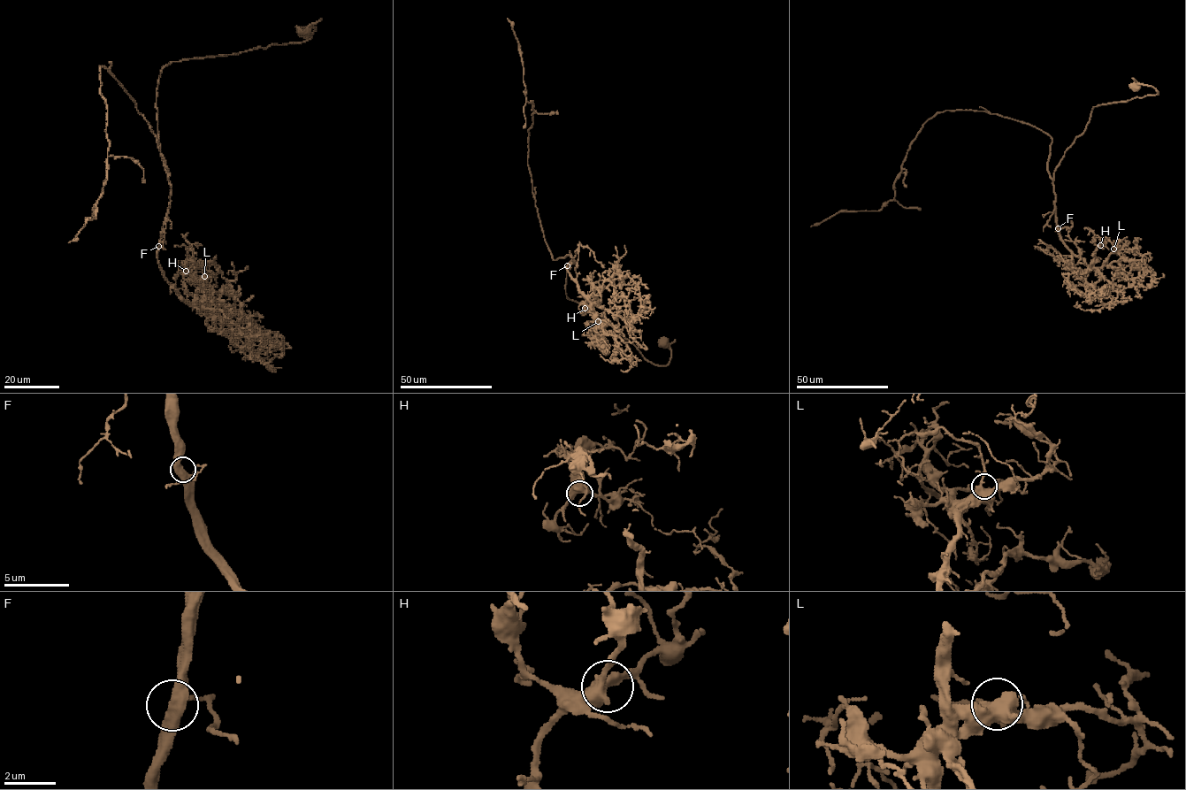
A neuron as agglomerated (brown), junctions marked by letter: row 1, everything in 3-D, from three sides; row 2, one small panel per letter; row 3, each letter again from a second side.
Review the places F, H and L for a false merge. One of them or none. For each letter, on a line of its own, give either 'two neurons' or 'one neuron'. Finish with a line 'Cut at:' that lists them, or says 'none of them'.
F: one neuron
H: one neuron
L: one neuron
Cut at: none of them

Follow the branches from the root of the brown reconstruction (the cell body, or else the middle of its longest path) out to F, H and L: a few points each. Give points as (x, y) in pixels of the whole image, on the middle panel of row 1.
F: (665, 342), (669, 361), (654, 364), (611, 324), (570, 299), (567, 268), (575, 262), (567, 265)
H: (665, 342), (669, 361), (654, 364), (611, 324), (570, 299), (573, 260), (566, 266), (585, 308)
L: (665, 342), (669, 361), (654, 364), (611, 324), (570, 299), (565, 285), (573, 260), (567, 270), (598, 321)

